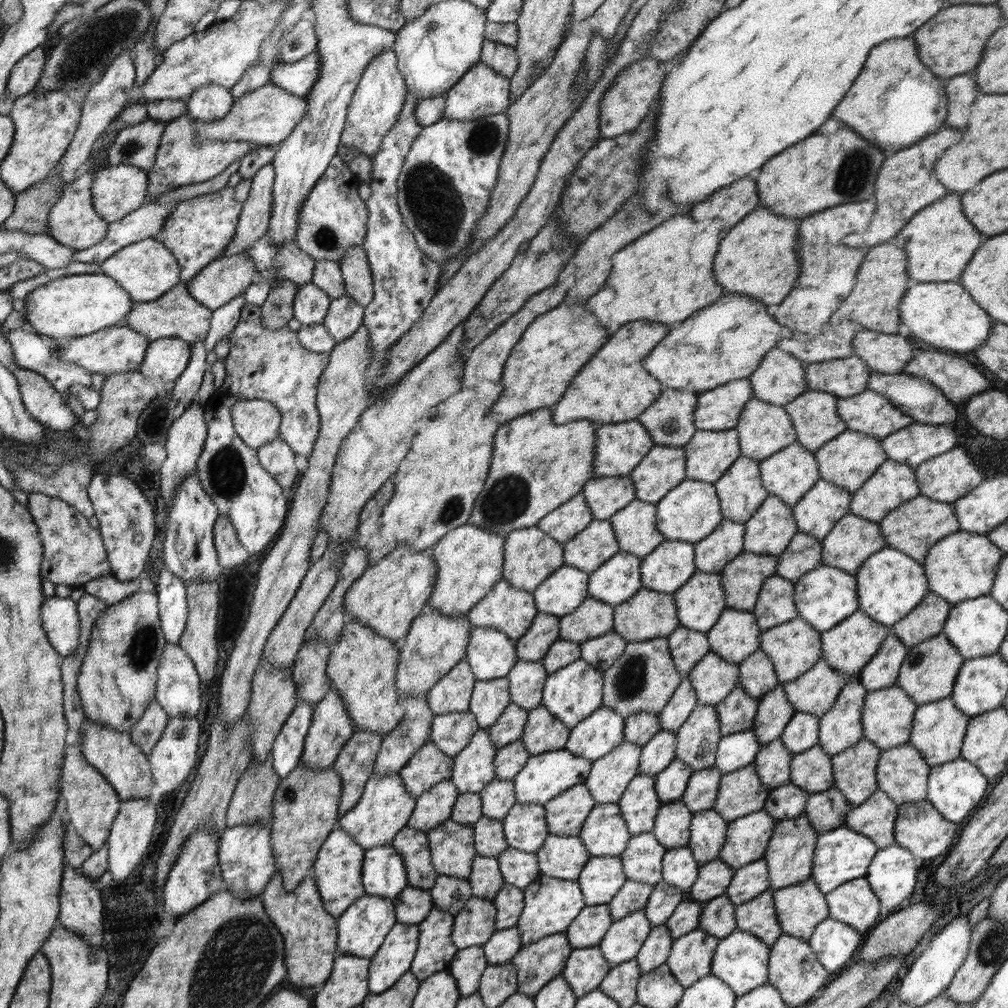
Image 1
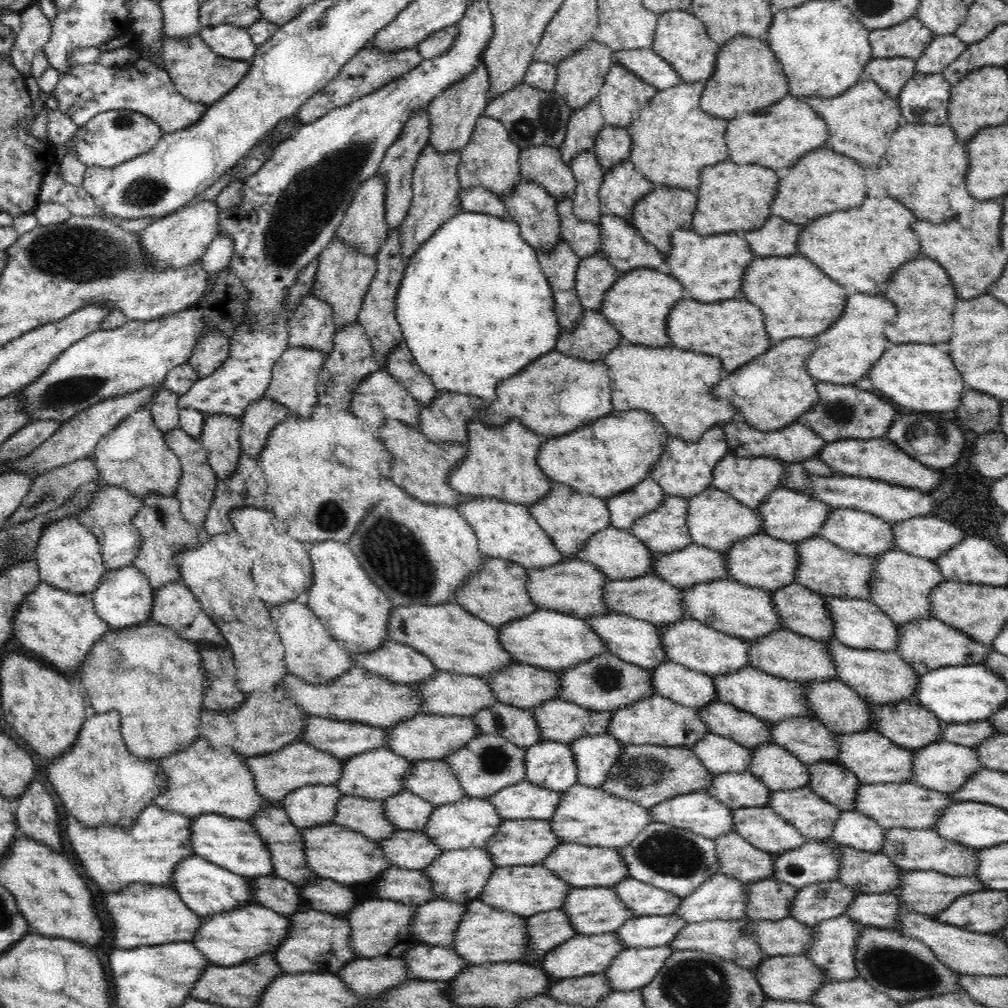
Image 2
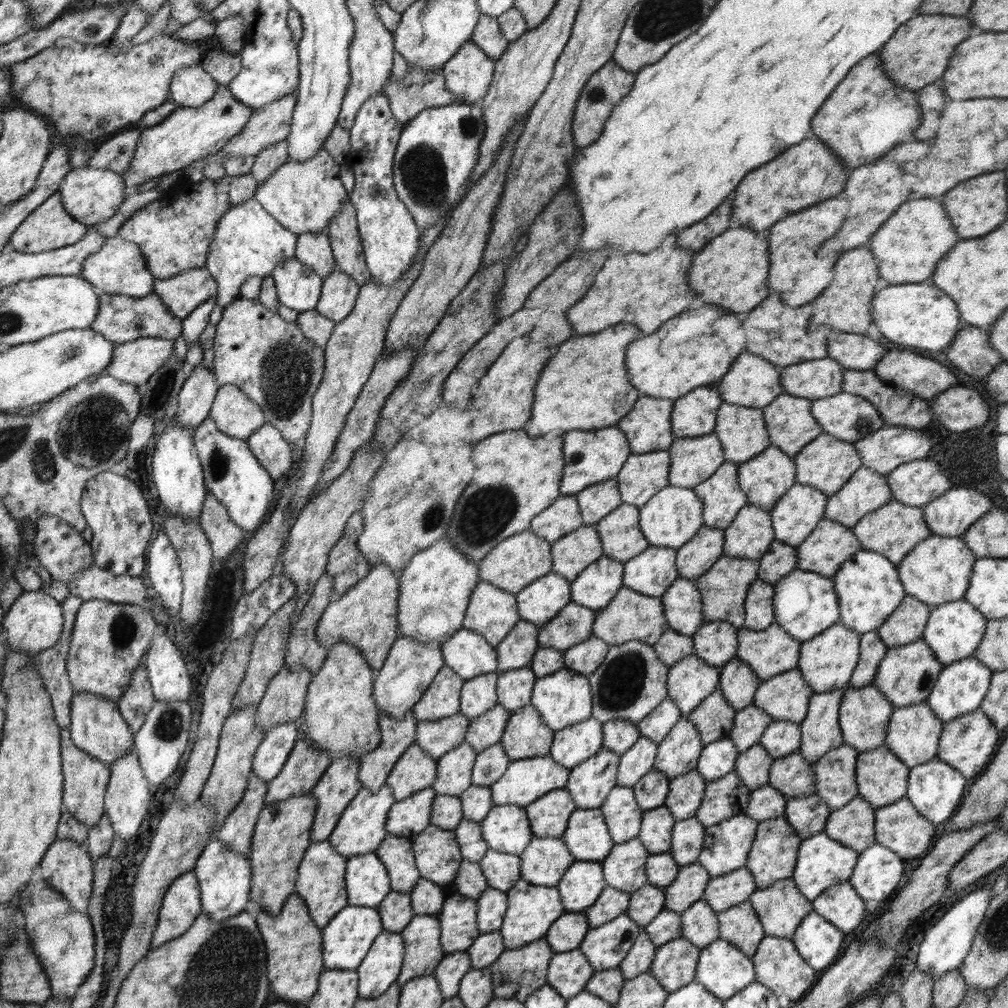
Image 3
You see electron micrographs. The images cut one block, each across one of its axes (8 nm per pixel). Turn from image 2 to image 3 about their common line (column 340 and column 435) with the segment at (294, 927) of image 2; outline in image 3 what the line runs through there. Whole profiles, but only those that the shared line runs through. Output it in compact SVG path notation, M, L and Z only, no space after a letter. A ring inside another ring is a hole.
M438 914L414 915L402 929L405 955L396 984L402 986L414 977L432 975L445 952L440 946Z

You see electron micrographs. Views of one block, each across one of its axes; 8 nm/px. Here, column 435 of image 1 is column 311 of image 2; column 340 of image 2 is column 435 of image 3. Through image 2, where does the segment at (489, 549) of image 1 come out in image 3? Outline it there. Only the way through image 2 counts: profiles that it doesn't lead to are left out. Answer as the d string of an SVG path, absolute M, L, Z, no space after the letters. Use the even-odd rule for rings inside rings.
M444 537L437 540L429 548L418 552L400 575L400 612L397 632L404 637L413 638L419 643L423 642L423 644L434 648L438 644L442 645L445 640L448 640L458 629L462 628L470 595L474 592L478 582L482 582L479 563L468 561L466 555L462 555L460 550L450 543L449 538Z

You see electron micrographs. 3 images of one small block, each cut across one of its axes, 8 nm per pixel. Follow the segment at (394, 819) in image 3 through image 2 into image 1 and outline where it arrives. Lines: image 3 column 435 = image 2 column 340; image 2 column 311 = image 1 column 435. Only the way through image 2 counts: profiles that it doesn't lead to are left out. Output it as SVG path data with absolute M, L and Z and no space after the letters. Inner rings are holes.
M445 780L416 798L416 808L410 816L408 827L414 830L430 831L450 819L459 792L454 781Z

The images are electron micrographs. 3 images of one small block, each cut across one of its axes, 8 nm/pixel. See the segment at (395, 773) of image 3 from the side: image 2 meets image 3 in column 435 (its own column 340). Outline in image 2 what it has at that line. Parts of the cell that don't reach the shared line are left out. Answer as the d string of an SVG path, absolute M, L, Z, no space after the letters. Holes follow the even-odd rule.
M292 742L286 744L284 748L276 752L268 752L264 756L246 757L246 765L250 767L254 780L256 781L256 791L262 795L262 799L273 802L281 802L288 792L308 786L308 784L338 784L340 776L344 774L344 763L336 756L324 752L314 745L308 743Z

